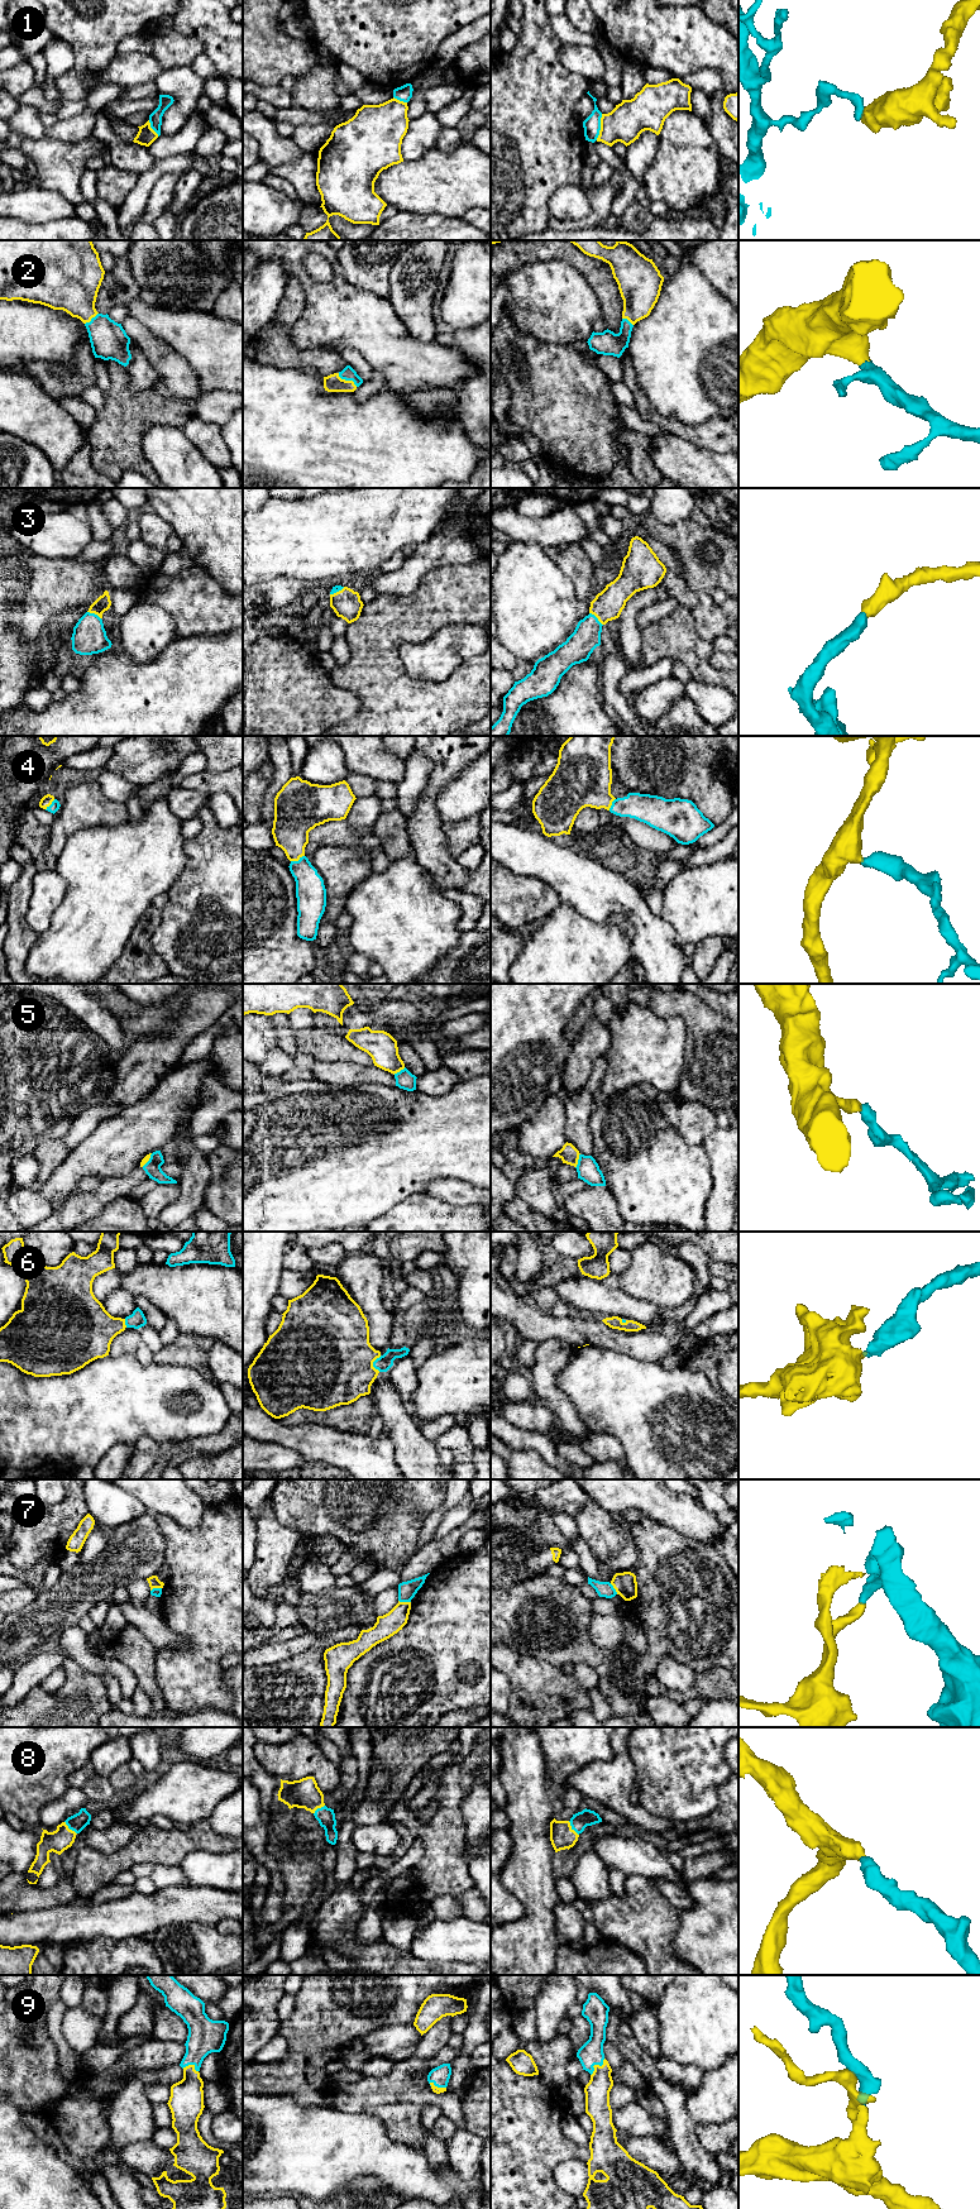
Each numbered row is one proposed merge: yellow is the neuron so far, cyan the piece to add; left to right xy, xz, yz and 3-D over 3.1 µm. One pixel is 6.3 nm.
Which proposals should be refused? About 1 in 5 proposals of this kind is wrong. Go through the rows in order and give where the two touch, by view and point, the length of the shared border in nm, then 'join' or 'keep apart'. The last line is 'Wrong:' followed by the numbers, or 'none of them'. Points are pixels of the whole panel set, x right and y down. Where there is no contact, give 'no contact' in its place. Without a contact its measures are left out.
1: meets yellow in yz at (601, 127); contact 170 nm long; keep apart
2: meets yellow in xz at (347, 381); contact 150 nm long; join
3: meets yellow in yz at (597, 617); contact 120 nm long; join
4: meets yellow in xz at (297, 860); contact 100 nm long; join
5: meets yellow in yz at (577, 1161); contact 100 nm long; join
6: meets yellow in xz at (372, 1363); contact 110 nm long; join
7: meets yellow in xz at (405, 1602); contact 80 nm long; keep apart
8: meets yellow in yz at (570, 1829); contact 120 nm long; join
9: meets yellow in yz at (596, 2065); contact 140 nm long; join
Wrong: 1, 7

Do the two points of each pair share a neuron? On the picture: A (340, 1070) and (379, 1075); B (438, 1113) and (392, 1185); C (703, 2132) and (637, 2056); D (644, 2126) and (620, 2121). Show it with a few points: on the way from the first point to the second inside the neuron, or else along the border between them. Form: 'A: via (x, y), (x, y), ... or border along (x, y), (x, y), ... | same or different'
A: via (350, 1074), (369, 1075) | same
B: via (420, 1131), (392, 1158), (392, 1167) | same
C: border along (697, 2123), (696, 2137), (708, 2152) | different
D: via (637, 2122), (626, 2121) | same

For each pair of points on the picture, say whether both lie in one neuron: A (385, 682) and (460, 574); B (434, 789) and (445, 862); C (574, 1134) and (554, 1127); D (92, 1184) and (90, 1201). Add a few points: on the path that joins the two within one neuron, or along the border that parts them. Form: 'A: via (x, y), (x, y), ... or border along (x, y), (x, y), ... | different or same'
A: via (385, 655), (385, 650), (434, 601) | same
B: via (429, 807), (429, 845) | same
C: border along (563, 1100), (564, 1137), (567, 1141) | different
D: border along (101, 1181), (92, 1190), (77, 1193) | different

